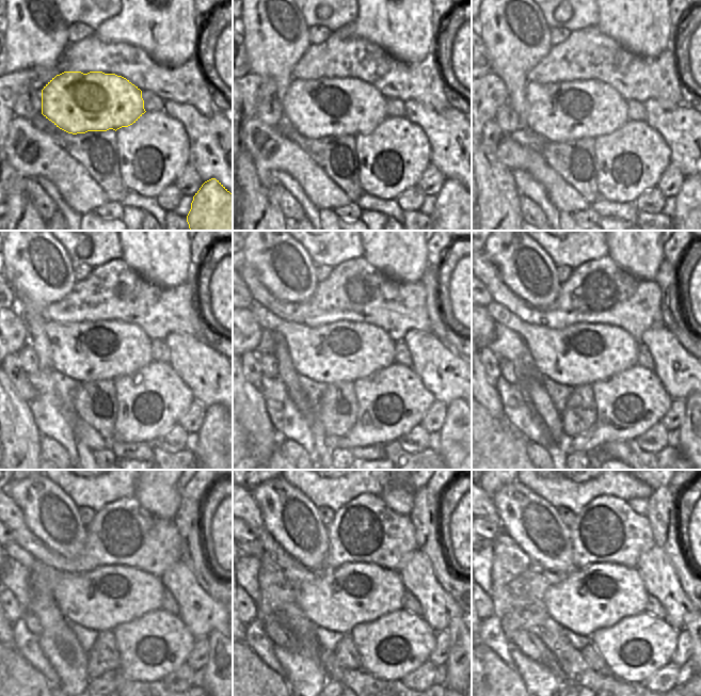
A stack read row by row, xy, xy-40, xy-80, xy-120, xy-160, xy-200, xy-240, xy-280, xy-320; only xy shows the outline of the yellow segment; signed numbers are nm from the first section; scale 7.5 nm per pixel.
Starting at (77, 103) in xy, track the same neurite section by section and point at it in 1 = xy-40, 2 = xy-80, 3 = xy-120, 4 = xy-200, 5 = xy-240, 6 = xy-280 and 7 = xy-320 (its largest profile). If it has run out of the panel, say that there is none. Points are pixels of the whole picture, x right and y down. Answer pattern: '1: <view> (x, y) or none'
1: xy-40 (325, 107)
2: xy-80 (563, 111)
3: xy-120 (89, 351)
4: xy-200 (583, 353)
5: xy-240 (111, 595)
6: xy-280 (355, 592)
7: xy-320 (599, 596)

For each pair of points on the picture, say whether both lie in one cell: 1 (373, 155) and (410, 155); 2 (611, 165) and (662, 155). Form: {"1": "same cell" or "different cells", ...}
{"1": "same cell", "2": "same cell"}

